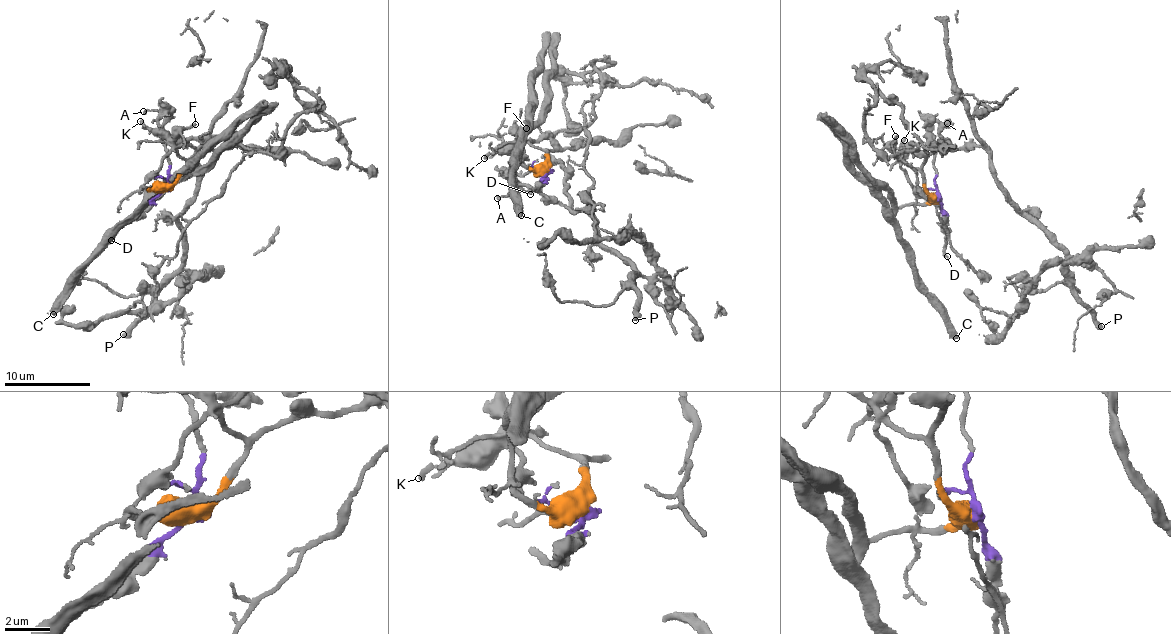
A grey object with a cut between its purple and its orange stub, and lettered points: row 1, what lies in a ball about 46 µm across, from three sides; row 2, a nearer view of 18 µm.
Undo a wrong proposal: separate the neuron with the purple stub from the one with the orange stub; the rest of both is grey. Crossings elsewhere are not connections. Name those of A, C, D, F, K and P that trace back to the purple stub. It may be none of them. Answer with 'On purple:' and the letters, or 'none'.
On purple: A, D, P

